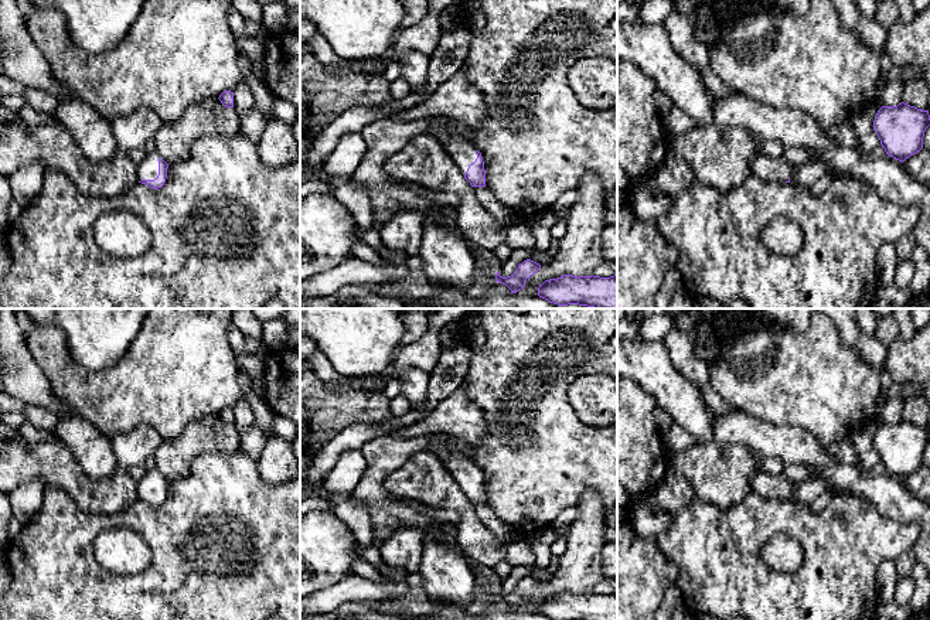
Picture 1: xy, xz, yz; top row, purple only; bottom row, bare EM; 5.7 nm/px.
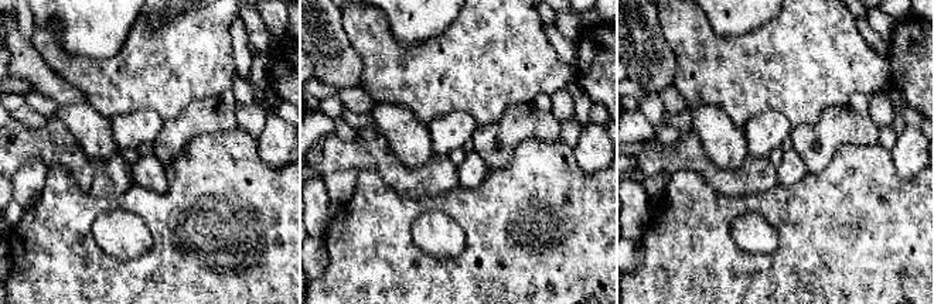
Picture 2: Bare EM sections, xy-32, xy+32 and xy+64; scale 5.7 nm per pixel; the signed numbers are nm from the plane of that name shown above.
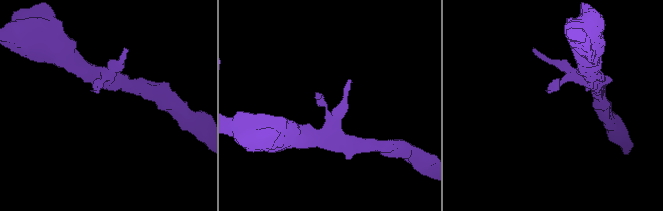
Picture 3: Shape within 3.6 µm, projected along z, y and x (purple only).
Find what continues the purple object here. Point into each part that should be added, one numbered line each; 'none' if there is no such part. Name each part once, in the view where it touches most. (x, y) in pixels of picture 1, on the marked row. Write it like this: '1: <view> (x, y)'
1: xy (147, 169)

